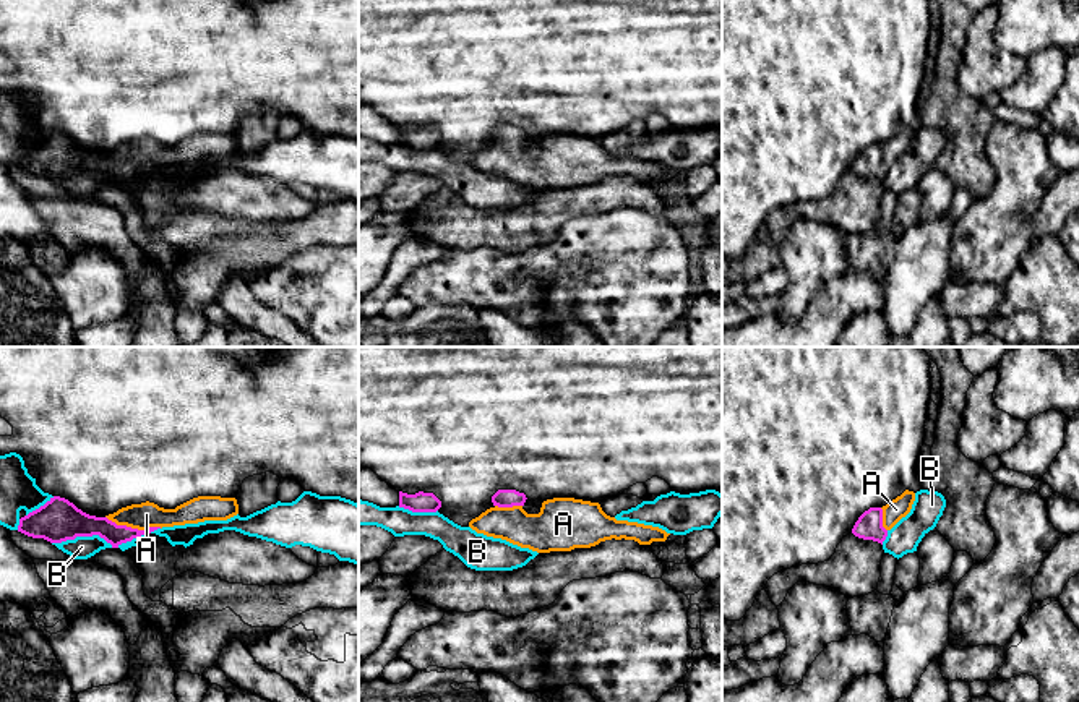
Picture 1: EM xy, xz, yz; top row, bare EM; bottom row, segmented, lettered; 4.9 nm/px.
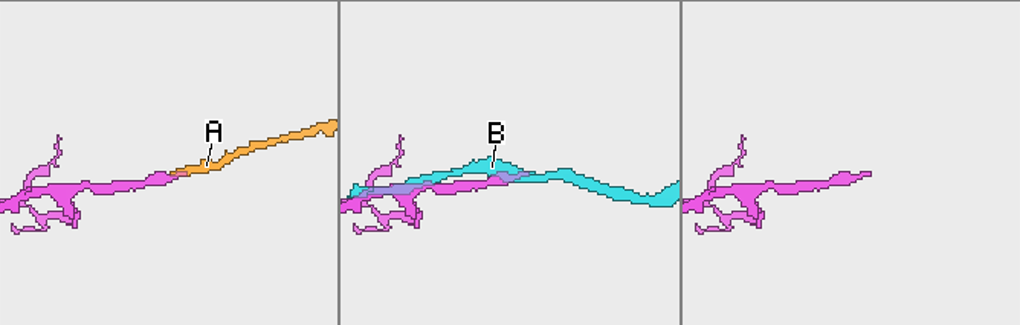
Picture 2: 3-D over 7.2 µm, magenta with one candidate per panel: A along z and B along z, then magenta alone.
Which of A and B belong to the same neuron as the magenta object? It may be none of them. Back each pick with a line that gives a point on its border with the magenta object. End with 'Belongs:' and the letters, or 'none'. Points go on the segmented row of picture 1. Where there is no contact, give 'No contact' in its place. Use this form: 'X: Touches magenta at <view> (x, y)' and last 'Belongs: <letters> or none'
A: Touches magenta at xy (133, 529)
Belongs: A

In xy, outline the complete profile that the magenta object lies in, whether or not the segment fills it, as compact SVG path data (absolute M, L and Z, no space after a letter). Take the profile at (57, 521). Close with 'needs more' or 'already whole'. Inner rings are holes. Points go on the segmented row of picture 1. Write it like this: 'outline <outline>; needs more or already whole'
outline M54 496L39 509L19 519L18 532L50 543L99 535L112 548L162 527L227 520L239 514L235 498L198 496L175 509L154 503L131 504L105 517L83 512L65 498Z; needs more

